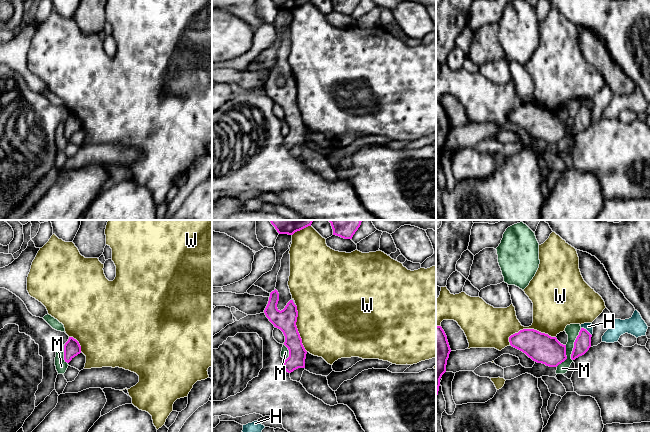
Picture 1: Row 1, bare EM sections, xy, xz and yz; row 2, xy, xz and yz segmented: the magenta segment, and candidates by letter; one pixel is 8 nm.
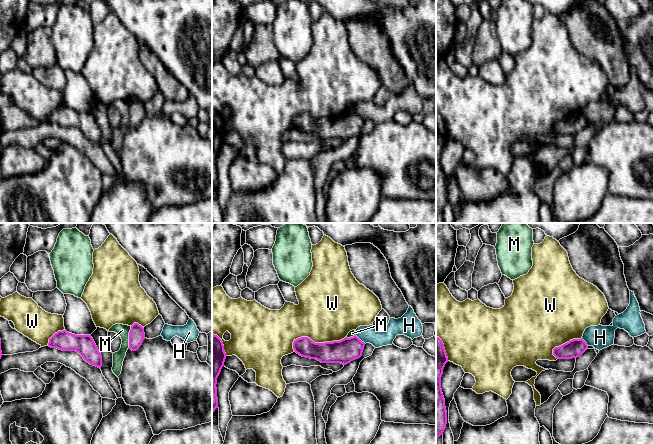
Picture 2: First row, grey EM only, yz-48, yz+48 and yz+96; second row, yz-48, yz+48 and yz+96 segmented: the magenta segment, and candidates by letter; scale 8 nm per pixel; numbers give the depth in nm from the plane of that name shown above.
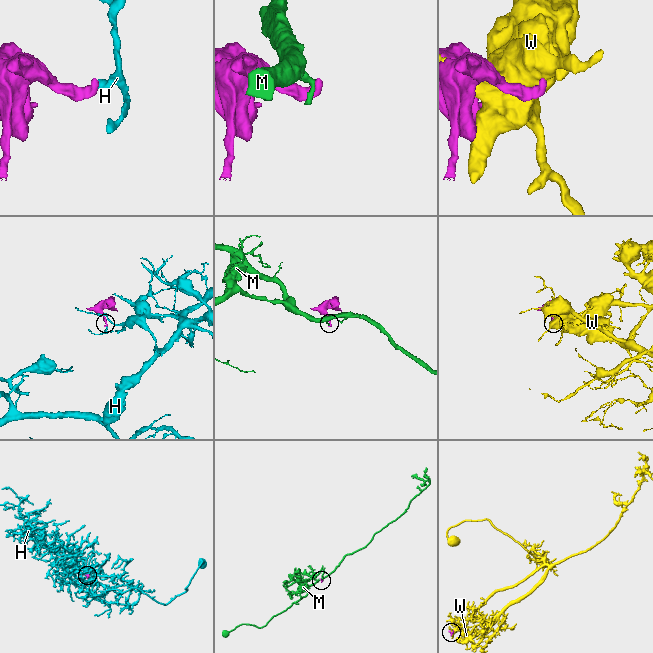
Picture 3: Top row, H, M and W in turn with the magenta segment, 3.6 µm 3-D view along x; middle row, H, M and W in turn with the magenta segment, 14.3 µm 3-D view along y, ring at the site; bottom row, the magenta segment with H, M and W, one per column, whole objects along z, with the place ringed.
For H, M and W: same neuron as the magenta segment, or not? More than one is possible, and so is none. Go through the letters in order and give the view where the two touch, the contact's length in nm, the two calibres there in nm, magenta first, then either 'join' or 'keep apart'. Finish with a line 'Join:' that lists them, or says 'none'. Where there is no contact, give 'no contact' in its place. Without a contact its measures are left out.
H: yz | 110 nm | 130/60 nm | keep apart
M: yz | 280 nm | 130/110 nm | keep apart
W: yz | 380 nm | 240/340 nm | keep apart
Join: none

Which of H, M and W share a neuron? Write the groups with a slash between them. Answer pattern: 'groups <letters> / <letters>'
groups H / M / W

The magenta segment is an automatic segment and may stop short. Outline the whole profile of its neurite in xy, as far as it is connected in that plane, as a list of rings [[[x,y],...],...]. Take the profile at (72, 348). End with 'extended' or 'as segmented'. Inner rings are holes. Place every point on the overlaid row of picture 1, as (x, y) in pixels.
[[[69,337],[64,345],[64,360],[69,363],[75,356],[81,353],[79,342],[73,337]]]; as segmented

